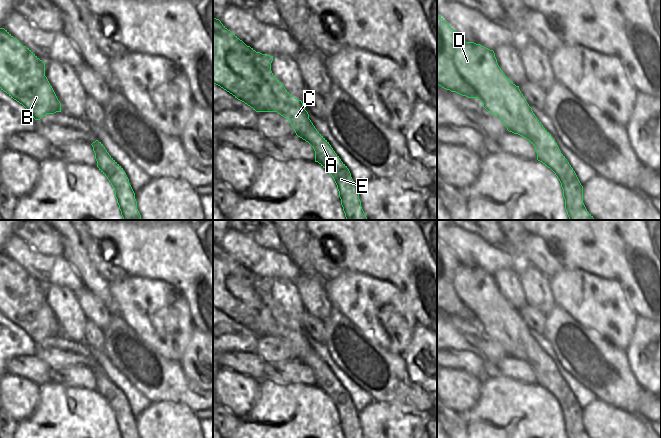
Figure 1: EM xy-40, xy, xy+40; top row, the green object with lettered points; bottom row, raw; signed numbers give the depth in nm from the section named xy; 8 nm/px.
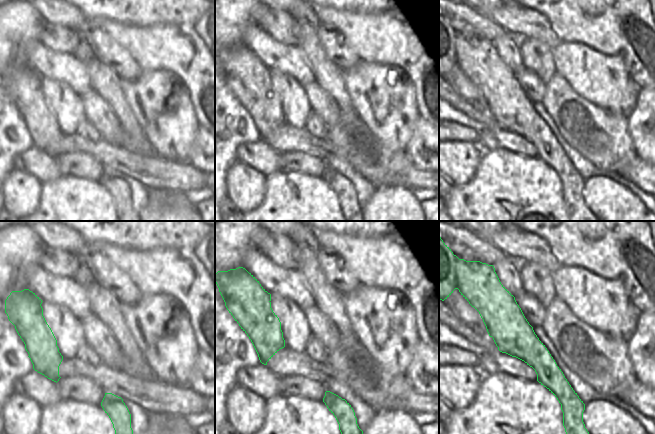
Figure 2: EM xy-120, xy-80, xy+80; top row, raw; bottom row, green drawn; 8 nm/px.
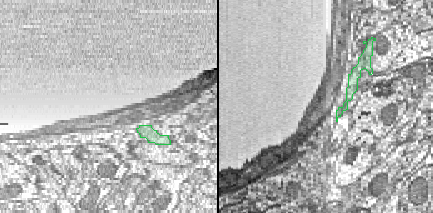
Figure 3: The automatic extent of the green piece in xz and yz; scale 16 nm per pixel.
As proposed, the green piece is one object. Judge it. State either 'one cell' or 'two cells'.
two cells

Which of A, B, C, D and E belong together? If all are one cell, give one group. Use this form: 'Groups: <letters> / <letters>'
Groups: A C D E / B.

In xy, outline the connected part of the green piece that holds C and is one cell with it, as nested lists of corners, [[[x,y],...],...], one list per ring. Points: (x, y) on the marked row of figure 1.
[[[240,46],[238,52],[232,52],[226,59],[235,67],[240,80],[246,80],[248,86],[263,91],[268,83],[271,87],[271,105],[278,114],[286,118],[296,135],[308,142],[315,151],[318,162],[334,179],[341,205],[347,220],[368,220],[359,199],[359,188],[355,185],[347,166],[335,153],[329,142],[317,131],[301,100],[294,98],[273,75],[271,63],[273,56],[256,52],[250,46]]]

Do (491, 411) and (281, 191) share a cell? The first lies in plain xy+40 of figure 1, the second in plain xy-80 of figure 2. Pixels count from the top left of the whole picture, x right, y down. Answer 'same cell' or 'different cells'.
same cell

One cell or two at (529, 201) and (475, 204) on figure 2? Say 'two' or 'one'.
one

